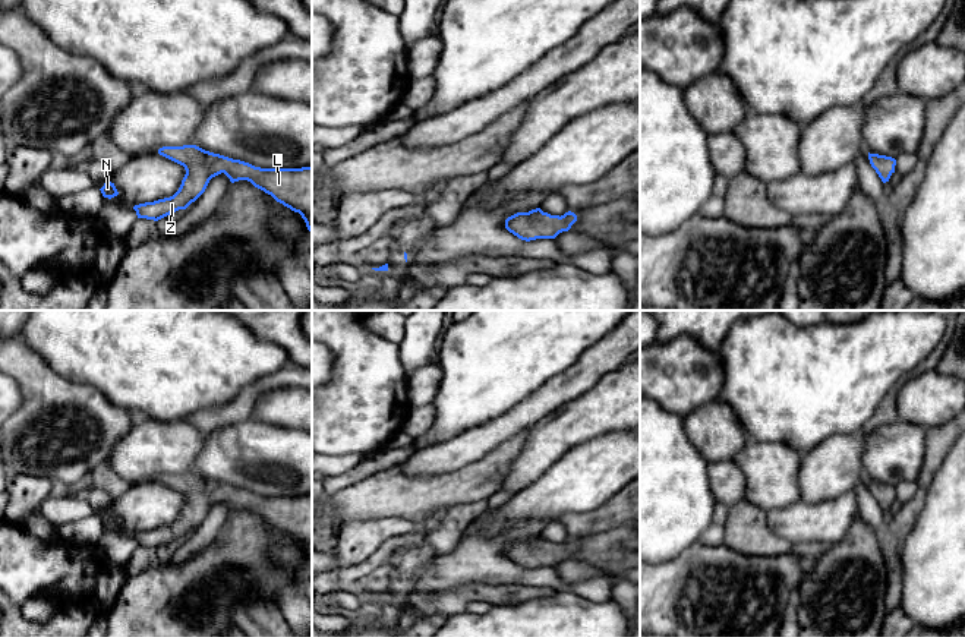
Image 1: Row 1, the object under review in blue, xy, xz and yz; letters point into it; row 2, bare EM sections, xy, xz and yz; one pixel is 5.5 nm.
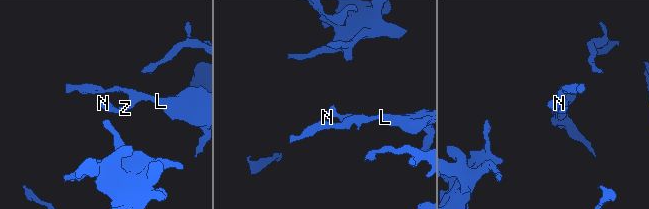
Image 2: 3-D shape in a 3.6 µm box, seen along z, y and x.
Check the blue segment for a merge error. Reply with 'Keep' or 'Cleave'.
Cleave

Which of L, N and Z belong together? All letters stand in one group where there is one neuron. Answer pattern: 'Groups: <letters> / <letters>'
Groups: L / N Z

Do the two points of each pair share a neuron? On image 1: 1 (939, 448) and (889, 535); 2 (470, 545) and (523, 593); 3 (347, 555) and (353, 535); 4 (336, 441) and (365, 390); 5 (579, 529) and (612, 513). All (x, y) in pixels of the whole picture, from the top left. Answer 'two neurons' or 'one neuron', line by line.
1: one neuron
2: two neurons
3: one neuron
4: one neuron
5: one neuron

